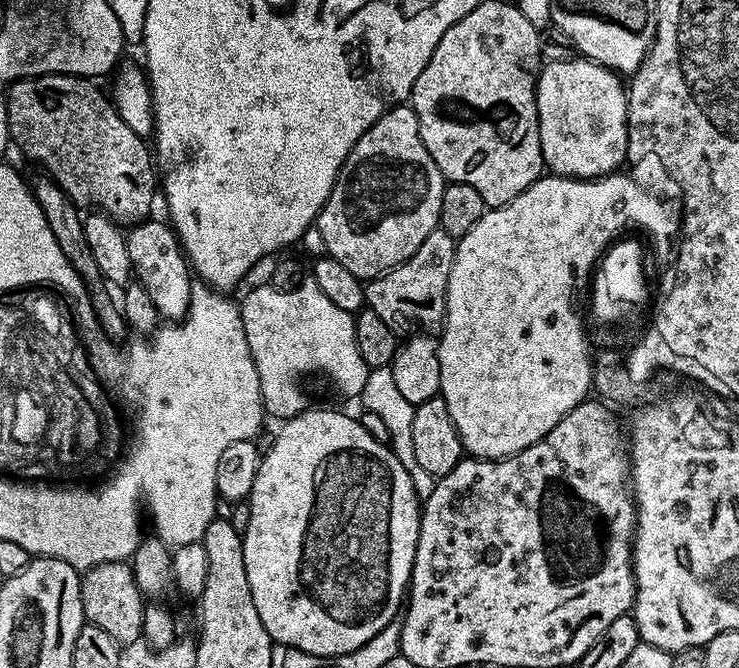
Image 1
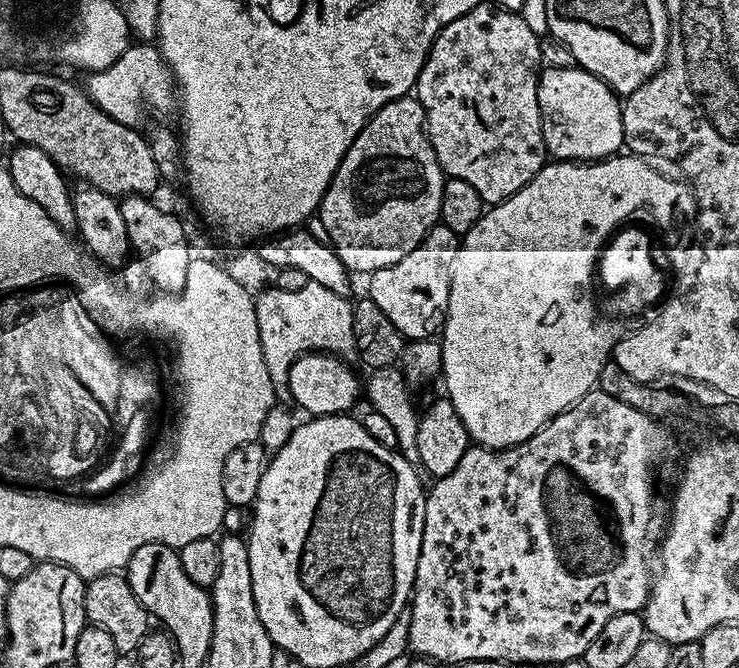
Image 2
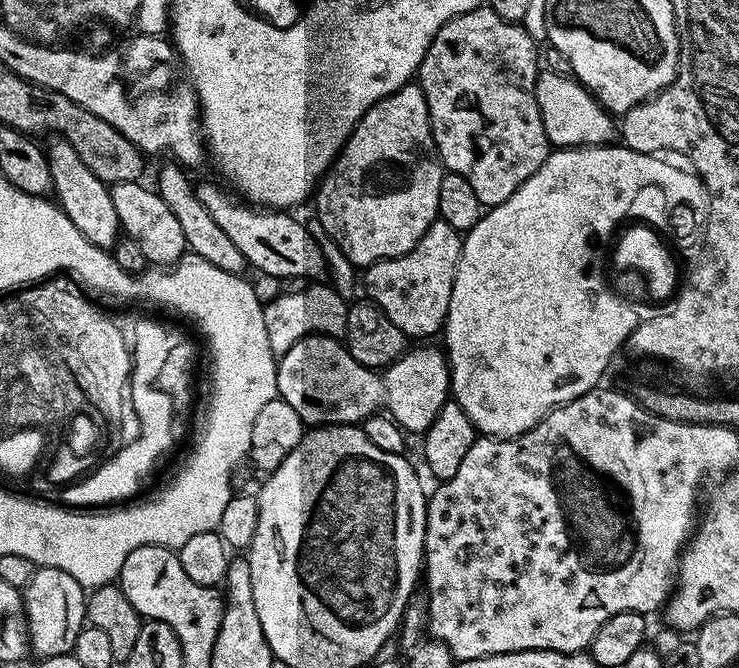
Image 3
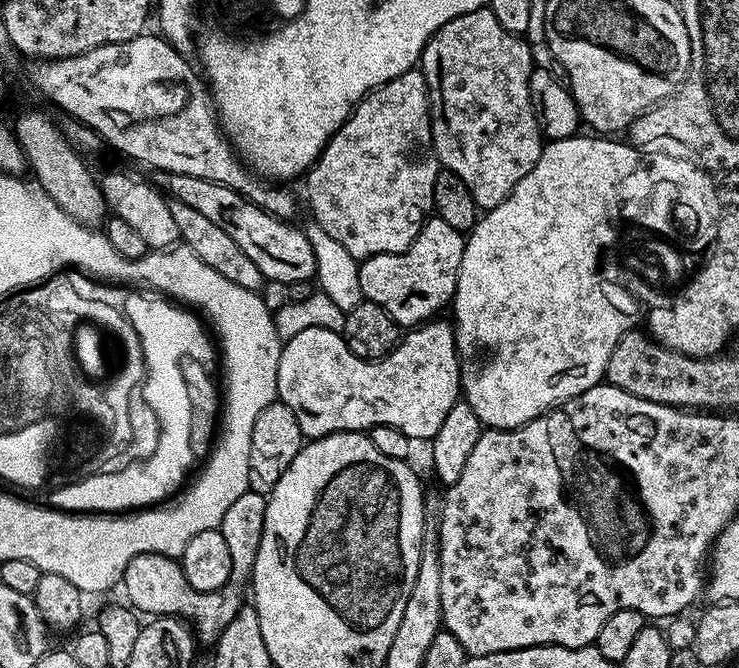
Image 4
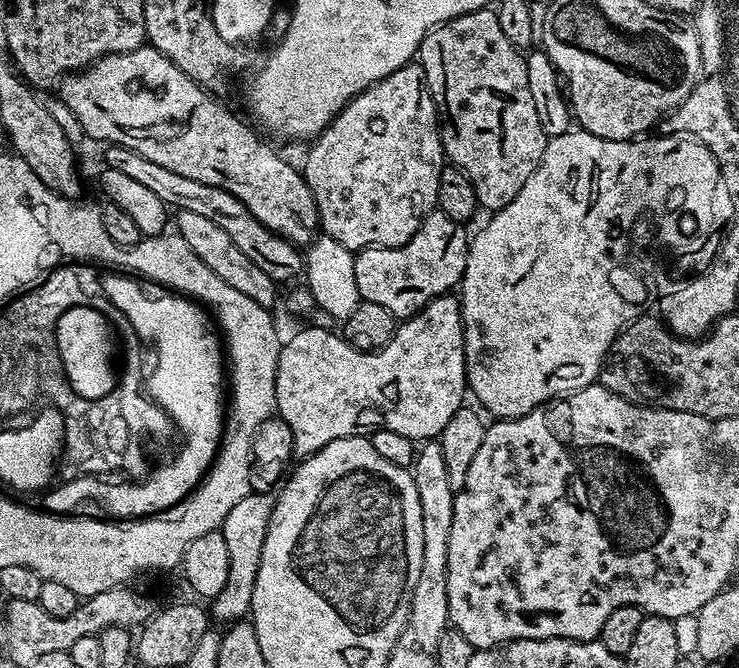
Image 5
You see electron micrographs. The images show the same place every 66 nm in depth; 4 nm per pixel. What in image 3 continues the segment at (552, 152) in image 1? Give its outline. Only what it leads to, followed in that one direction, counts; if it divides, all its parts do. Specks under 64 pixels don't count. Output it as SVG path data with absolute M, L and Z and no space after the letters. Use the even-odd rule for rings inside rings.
M541 71L536 78L536 101L542 114L549 145L561 148L604 146L614 136L614 116L597 102L595 96L571 75ZM613 120L613 124L612 124Z

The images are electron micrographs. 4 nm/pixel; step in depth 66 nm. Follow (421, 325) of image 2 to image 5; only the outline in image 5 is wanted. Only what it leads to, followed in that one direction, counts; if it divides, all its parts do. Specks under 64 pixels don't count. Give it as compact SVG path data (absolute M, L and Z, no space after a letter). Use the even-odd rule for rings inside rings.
M433 210L418 226L418 230L406 242L397 248L362 248L355 253L355 281L358 282L358 294L361 300L378 302L378 306L386 306L390 314L398 318L407 318L421 312L434 298L451 293L459 285L466 270L466 258L470 243L469 233L464 233L465 225L459 220L450 218L445 212Z

